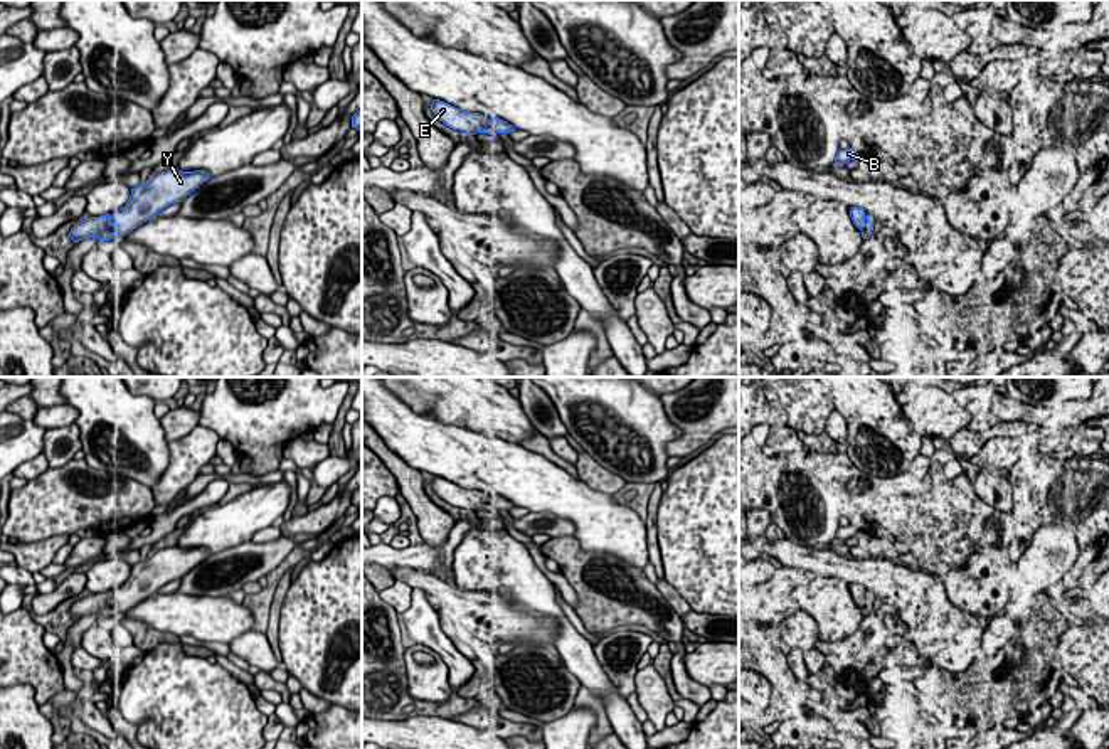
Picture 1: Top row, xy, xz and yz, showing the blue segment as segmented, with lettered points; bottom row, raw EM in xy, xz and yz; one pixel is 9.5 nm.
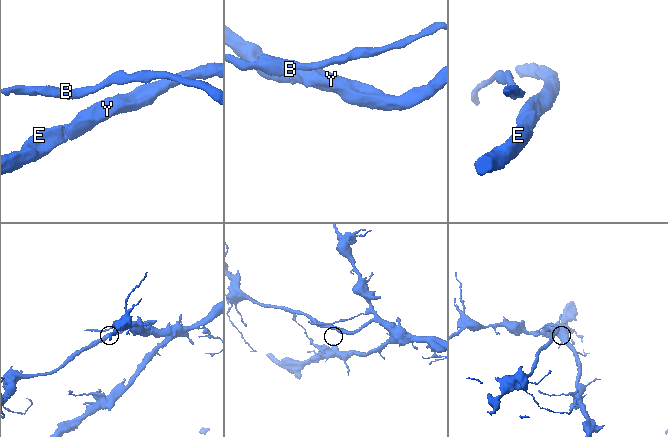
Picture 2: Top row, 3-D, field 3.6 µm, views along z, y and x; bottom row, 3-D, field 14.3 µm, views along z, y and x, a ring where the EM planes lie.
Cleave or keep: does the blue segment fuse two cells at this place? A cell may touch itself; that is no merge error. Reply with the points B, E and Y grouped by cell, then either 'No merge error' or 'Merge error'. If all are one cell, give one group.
Groups: B E Y. No merge error

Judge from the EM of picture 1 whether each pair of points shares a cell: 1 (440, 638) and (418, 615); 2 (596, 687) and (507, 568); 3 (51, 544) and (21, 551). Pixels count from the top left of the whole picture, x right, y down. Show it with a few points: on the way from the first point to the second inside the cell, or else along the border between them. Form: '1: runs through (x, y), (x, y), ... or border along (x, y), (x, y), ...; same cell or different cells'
1: runs through (435, 633), (421, 620); same cell
2: runs through (579, 657), (567, 640), (562, 620), (537, 594); same cell
3: runs through (44, 551), (27, 551); same cell

